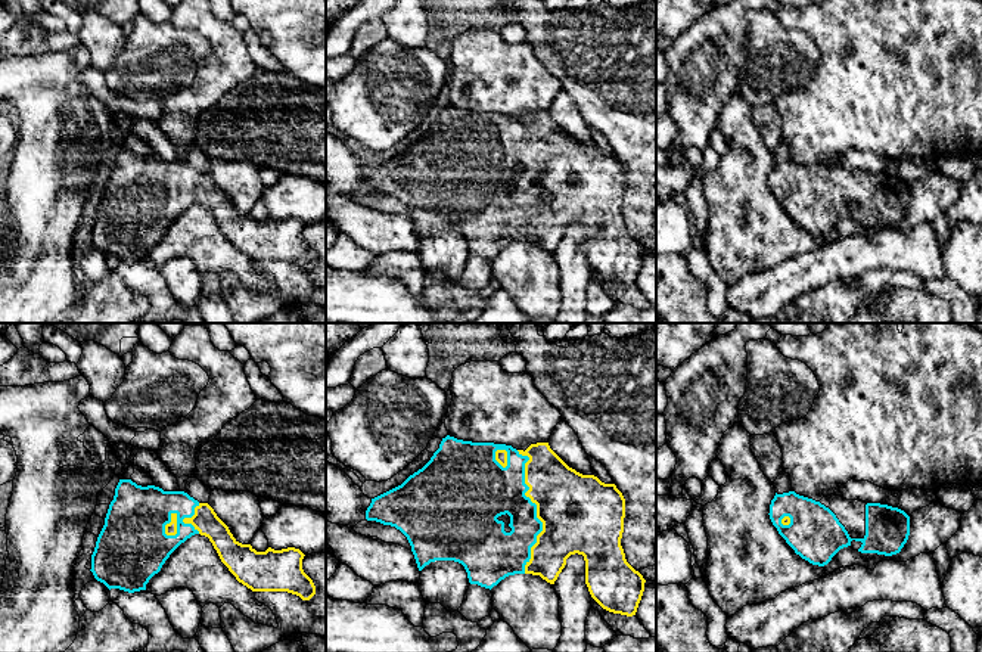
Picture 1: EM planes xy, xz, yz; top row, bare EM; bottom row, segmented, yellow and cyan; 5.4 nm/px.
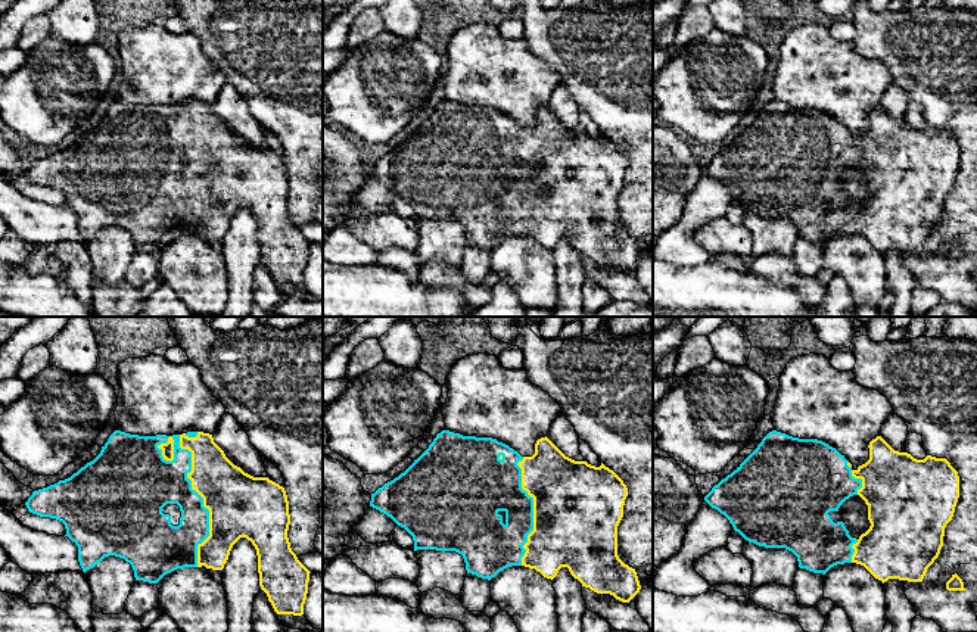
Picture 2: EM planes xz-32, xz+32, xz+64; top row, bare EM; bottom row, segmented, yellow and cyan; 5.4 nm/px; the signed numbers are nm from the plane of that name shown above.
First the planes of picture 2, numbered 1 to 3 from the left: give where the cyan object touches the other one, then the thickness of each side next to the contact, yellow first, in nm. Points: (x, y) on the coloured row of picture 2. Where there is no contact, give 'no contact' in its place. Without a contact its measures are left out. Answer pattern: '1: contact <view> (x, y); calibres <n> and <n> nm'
1: contact xz-32 (202, 497); calibres 360 and 260 nm
2: contact xz+32 (534, 511); calibres 480 and 280 nm
3: contact xz+64 (862, 480); calibres 420 and 380 nm

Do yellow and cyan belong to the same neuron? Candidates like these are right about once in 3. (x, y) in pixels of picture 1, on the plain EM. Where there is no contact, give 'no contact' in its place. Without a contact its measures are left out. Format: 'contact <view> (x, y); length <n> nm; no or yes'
contact xz (537, 179); length 650 nm; yes

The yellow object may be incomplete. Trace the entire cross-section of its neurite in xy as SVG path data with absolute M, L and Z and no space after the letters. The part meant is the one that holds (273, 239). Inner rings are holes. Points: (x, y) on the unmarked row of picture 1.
M119 149L115 158L91 224L90 240L109 260L119 258L128 263L146 260L146 254L161 240L170 224L195 204L208 207L221 232L252 261L288 261L302 270L310 270L316 264L313 249L302 239L305 224L299 218L268 217L265 221L257 221L251 214L239 212L208 173L199 173L184 161L142 156L131 149Z

